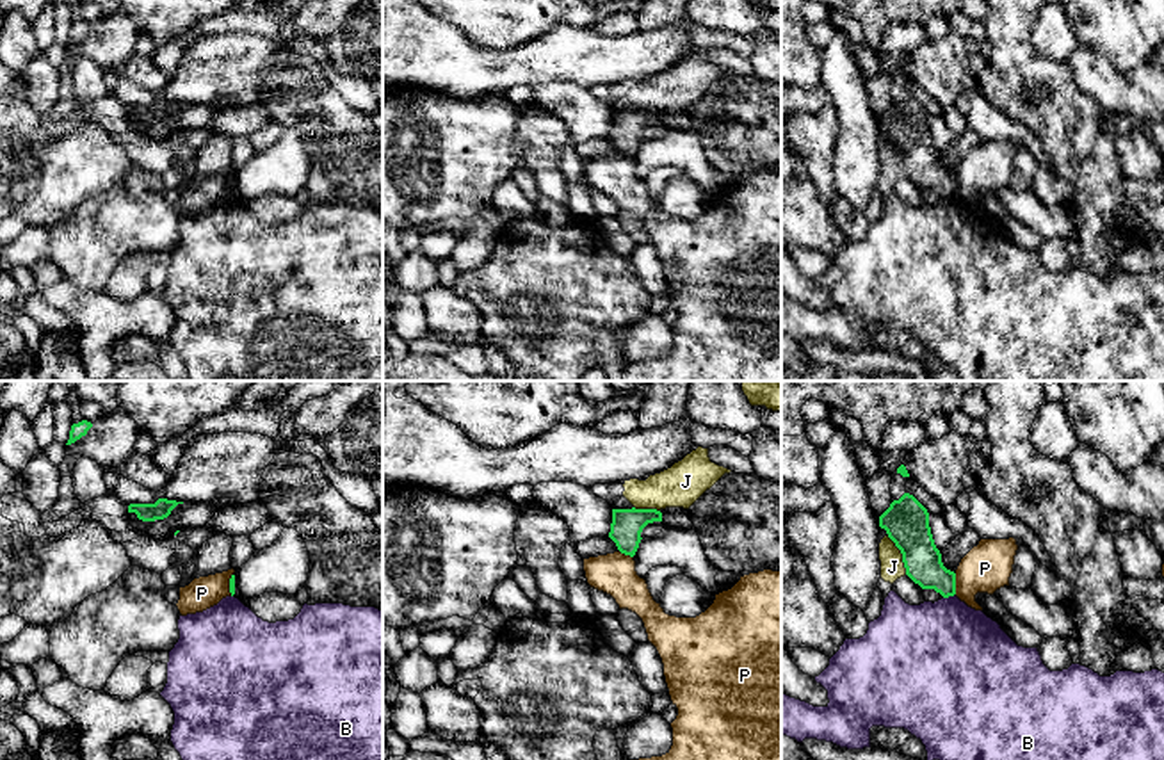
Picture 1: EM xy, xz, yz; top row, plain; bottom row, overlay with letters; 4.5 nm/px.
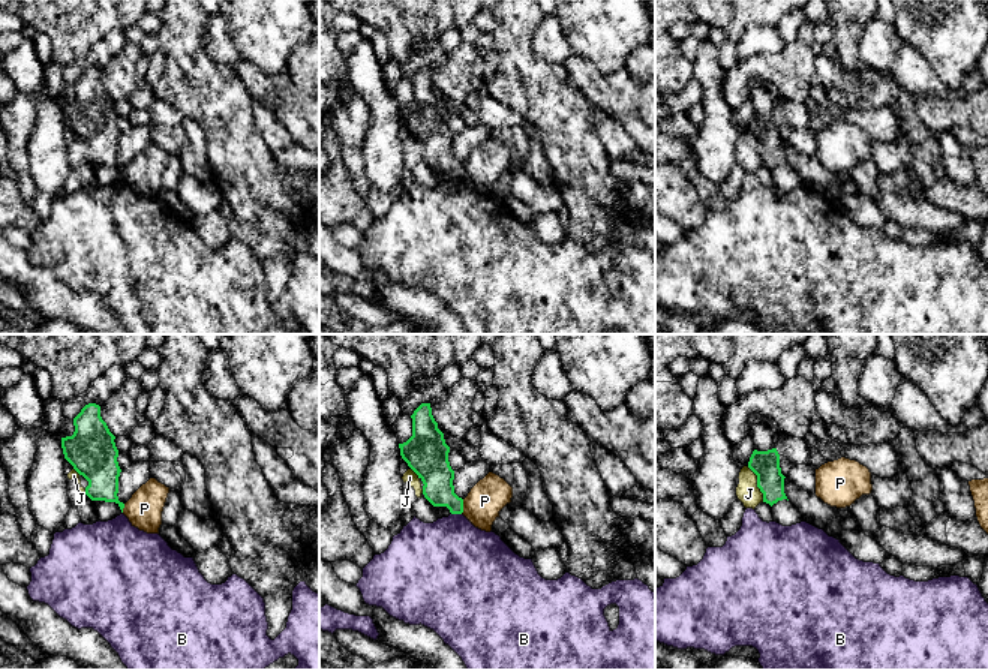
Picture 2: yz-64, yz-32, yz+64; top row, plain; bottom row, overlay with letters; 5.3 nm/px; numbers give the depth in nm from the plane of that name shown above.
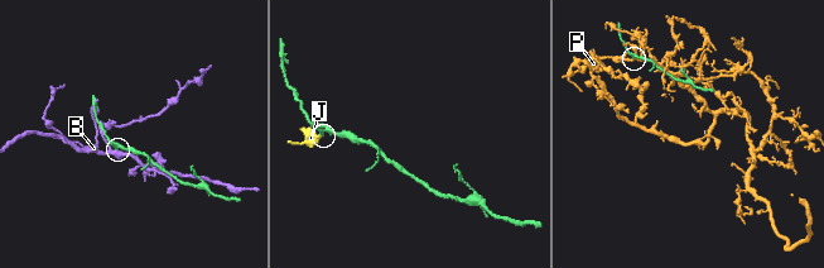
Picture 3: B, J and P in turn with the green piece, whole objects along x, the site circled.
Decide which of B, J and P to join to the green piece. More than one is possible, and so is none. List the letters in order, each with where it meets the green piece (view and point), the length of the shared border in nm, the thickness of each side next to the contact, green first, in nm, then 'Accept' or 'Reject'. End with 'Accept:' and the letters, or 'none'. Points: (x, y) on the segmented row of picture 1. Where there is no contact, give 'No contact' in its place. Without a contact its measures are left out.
B: Touches green at yz (949, 595). Shared border 60 nm. Thickness 170 nm (green) against 440 nm. Reject
J: Touches green at yz (903, 556). Shared border 200 nm. Thickness 200 nm (green) against 110 nm. Accept
P: Touches green at yz (954, 584). Shared border 100 nm. Thickness 170 nm (green) against 220 nm. Reject
Accept: J

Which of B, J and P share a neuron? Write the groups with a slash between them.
B / J / P

